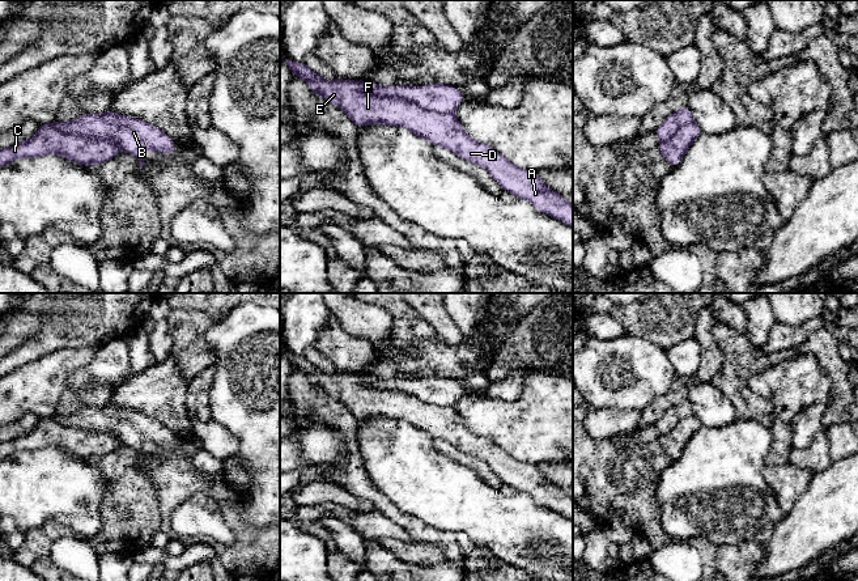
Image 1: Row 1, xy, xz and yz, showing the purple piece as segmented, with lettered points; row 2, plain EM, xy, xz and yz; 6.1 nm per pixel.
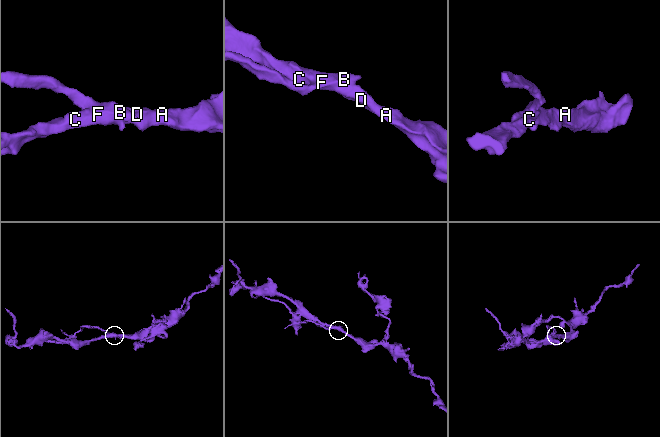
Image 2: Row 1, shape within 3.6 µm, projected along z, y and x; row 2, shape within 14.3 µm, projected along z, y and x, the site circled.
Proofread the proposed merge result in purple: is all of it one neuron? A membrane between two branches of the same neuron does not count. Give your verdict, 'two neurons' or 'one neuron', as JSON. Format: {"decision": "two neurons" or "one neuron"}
{"decision": "two neurons"}

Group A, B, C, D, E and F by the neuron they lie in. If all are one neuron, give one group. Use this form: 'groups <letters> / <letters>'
groups A C D E F / B

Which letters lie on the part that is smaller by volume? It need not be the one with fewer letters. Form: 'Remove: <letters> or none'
Remove: B

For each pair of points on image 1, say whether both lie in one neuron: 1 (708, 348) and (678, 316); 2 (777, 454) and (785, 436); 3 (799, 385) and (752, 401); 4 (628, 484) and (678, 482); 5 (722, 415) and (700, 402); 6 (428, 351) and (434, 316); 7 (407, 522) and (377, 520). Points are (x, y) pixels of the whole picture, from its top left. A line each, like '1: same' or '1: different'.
1: different
2: same
3: different
4: different
5: same
6: different
7: different

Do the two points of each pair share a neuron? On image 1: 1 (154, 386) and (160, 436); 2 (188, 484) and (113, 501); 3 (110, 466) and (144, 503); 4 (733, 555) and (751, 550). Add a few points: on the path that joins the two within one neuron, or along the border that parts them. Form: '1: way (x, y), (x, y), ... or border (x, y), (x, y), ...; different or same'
1: border (130, 410), (156, 419), (174, 433); different
2: border (148, 474), (157, 496), (161, 522); different
3: way (119, 475), (136, 493); same
4: way (737, 555), (747, 554); same

